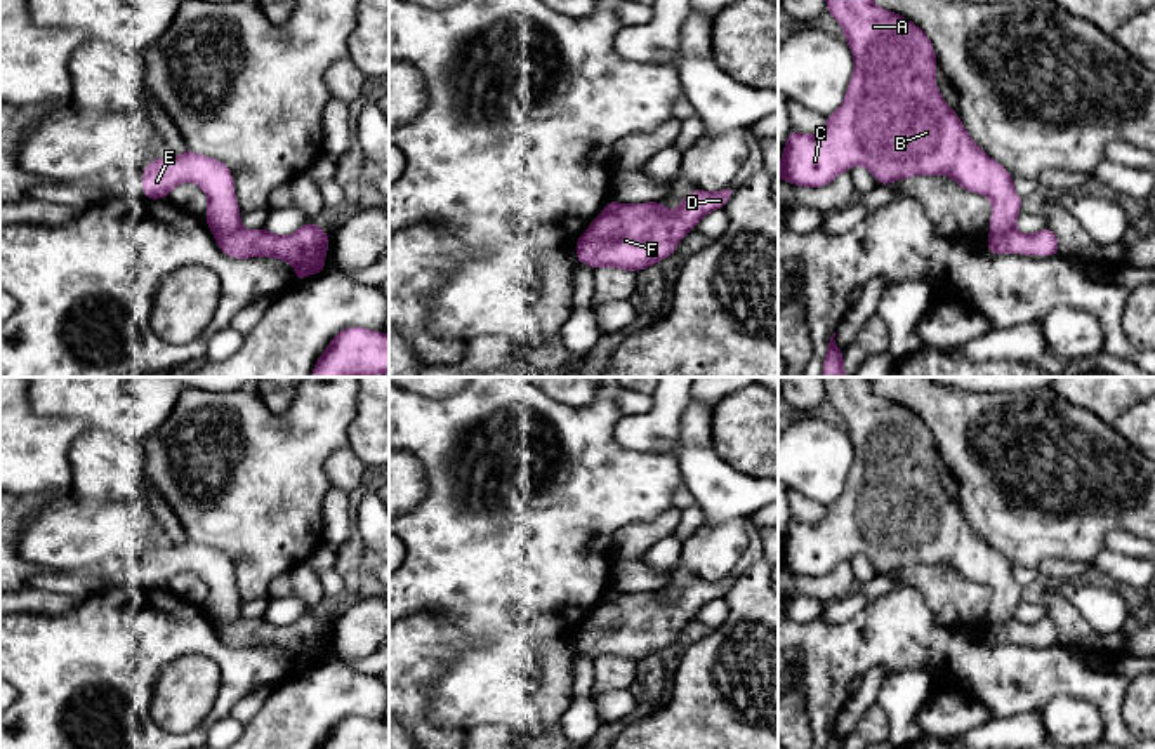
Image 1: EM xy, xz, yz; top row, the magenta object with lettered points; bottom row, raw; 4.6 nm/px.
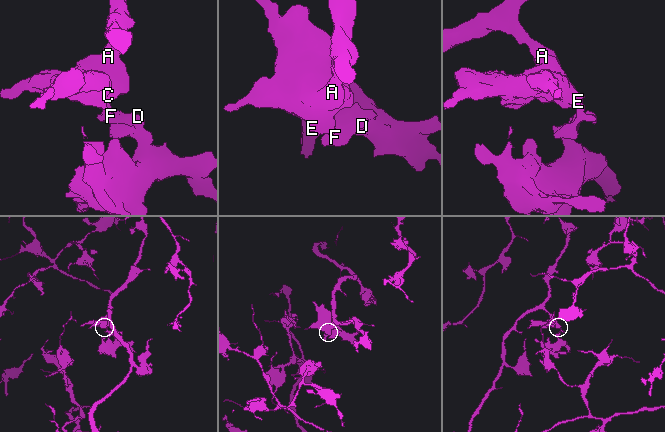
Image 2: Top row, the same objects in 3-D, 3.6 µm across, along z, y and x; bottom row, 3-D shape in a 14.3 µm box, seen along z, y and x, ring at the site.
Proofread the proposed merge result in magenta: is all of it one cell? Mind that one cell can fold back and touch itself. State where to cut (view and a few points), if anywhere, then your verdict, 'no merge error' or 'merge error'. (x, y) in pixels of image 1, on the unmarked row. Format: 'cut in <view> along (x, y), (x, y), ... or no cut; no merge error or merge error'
cut in xy along (238, 616), (230, 623), (216, 626); merge error

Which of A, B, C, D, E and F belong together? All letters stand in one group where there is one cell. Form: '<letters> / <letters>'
A B C E / D F

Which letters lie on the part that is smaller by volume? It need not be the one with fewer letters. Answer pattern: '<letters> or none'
D, F

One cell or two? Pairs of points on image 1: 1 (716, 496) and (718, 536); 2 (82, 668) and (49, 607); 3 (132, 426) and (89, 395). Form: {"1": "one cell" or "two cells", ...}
{"1": "two cells", "2": "two cells", "3": "one cell"}

